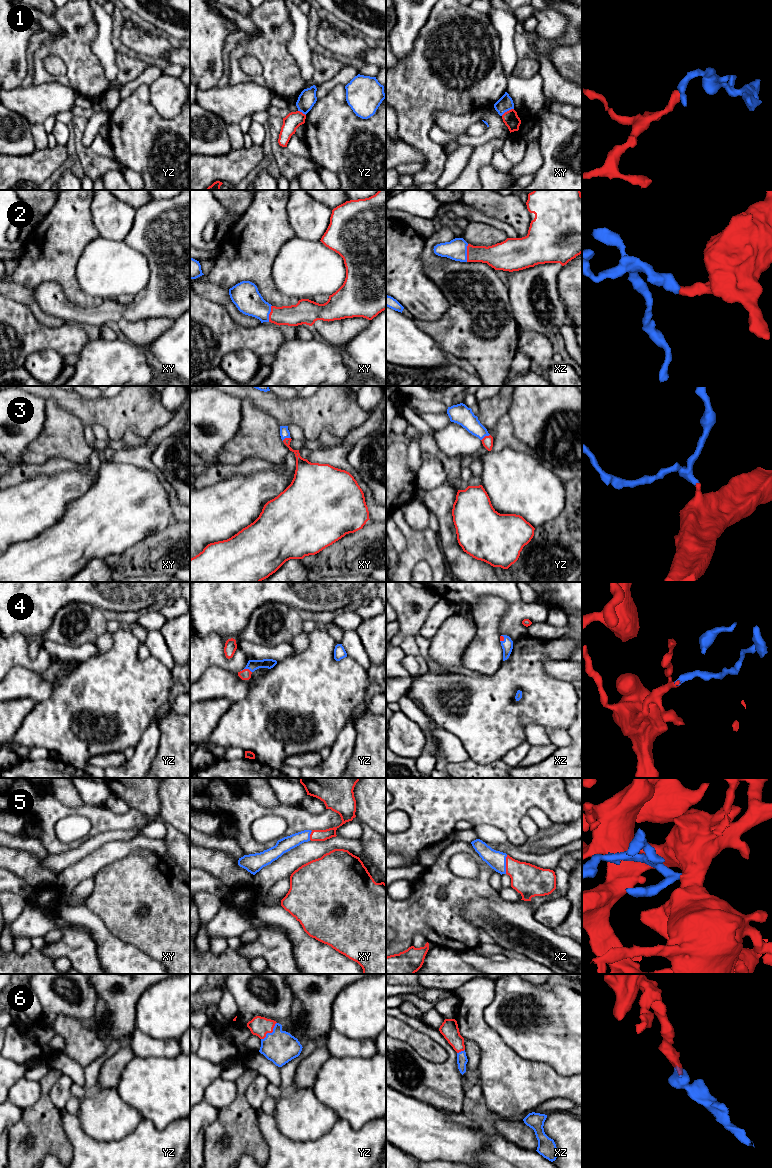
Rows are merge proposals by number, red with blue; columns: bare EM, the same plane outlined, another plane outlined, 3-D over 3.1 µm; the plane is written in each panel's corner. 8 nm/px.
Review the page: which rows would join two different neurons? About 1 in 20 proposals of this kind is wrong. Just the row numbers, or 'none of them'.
1

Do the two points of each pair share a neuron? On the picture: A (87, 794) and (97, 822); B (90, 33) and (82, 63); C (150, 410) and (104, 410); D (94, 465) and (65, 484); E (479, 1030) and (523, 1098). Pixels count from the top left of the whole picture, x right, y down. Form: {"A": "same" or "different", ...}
{"A": "different", "B": "same", "C": "same", "D": "same", "E": "same"}

